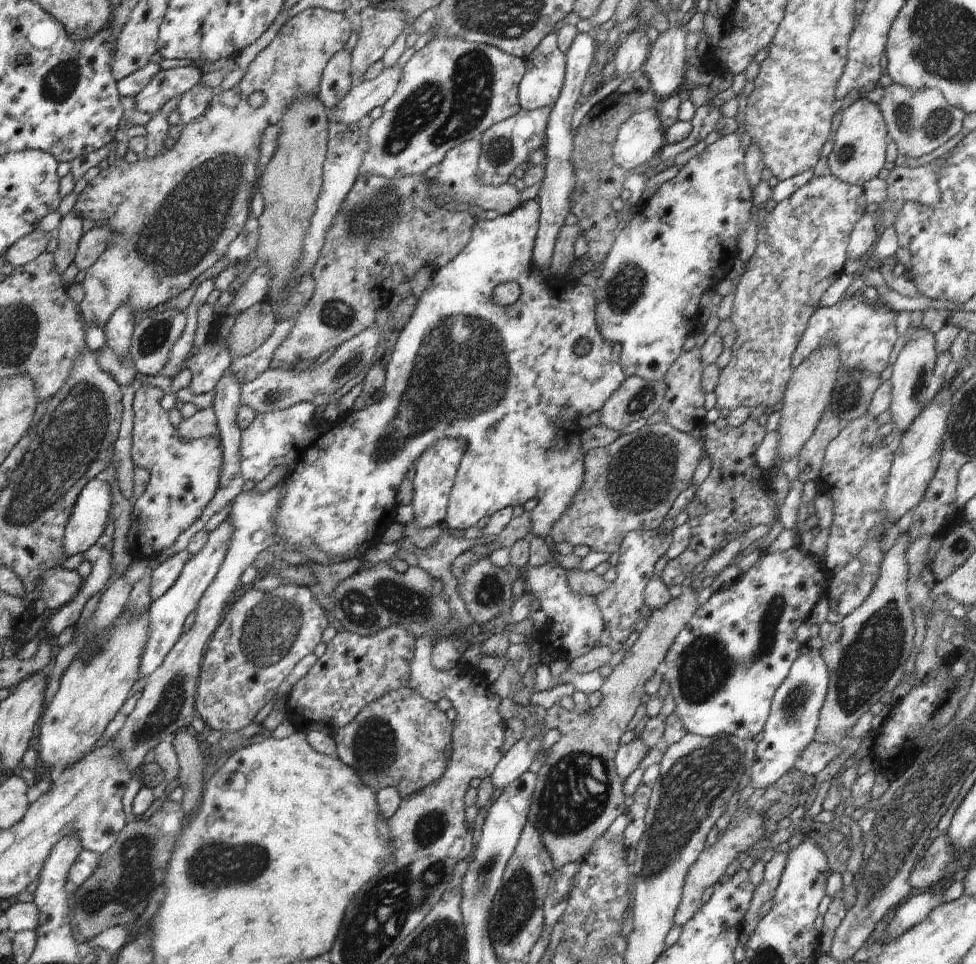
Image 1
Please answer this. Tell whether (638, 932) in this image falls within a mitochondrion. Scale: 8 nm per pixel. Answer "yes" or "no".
no

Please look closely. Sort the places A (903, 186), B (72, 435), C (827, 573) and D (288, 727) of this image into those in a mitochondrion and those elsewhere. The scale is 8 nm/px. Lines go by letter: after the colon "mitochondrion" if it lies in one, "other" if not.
A: other
B: mitochondrion
C: other
D: other

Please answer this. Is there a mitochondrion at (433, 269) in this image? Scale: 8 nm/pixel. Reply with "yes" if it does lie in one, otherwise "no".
no

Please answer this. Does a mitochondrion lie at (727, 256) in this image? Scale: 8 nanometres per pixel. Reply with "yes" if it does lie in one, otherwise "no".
no

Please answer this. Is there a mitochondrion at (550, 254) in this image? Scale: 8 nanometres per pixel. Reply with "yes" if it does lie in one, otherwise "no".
no

